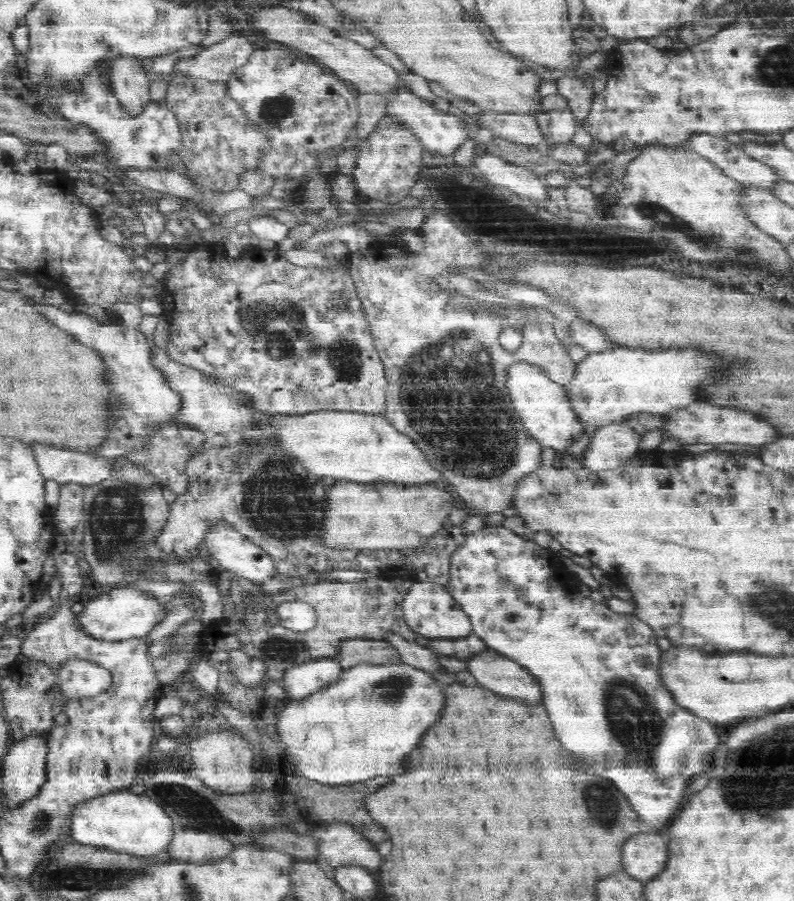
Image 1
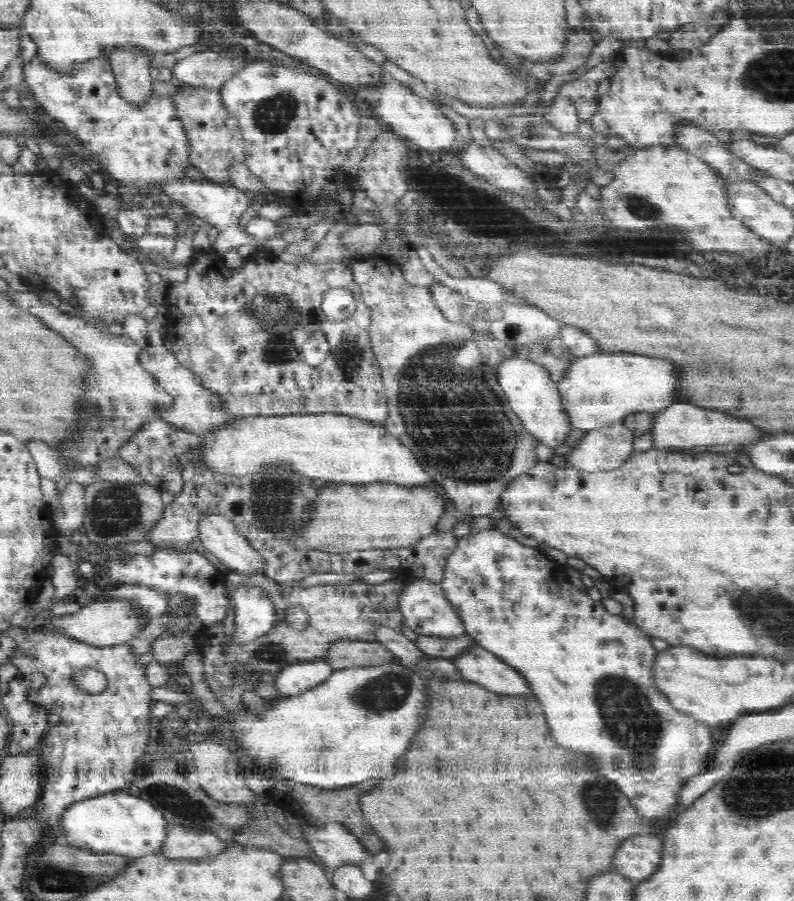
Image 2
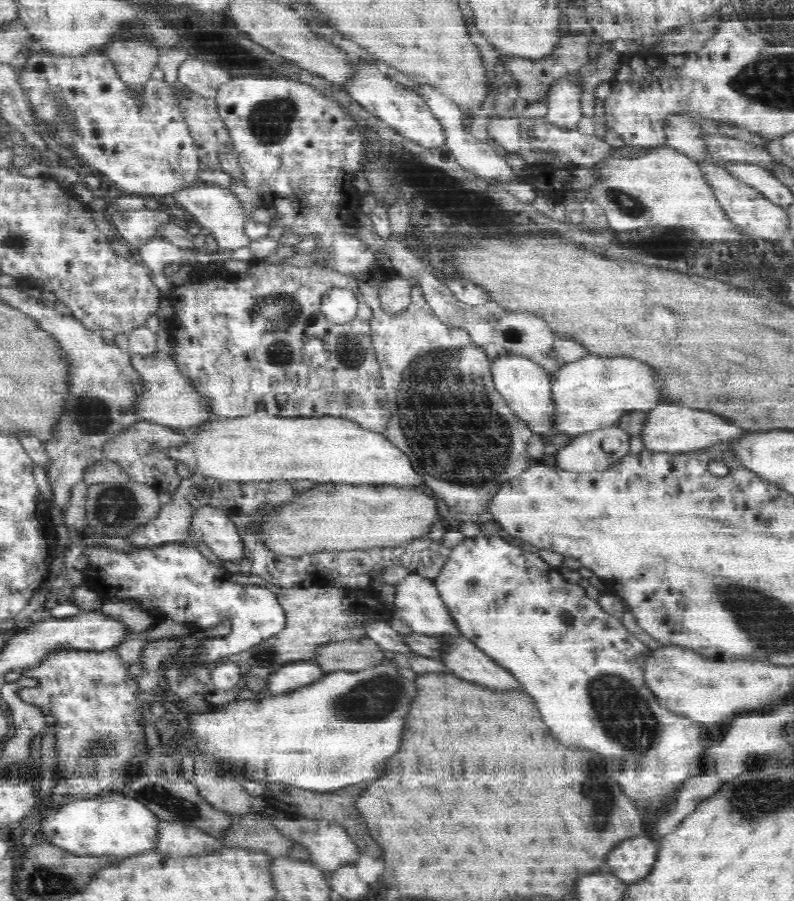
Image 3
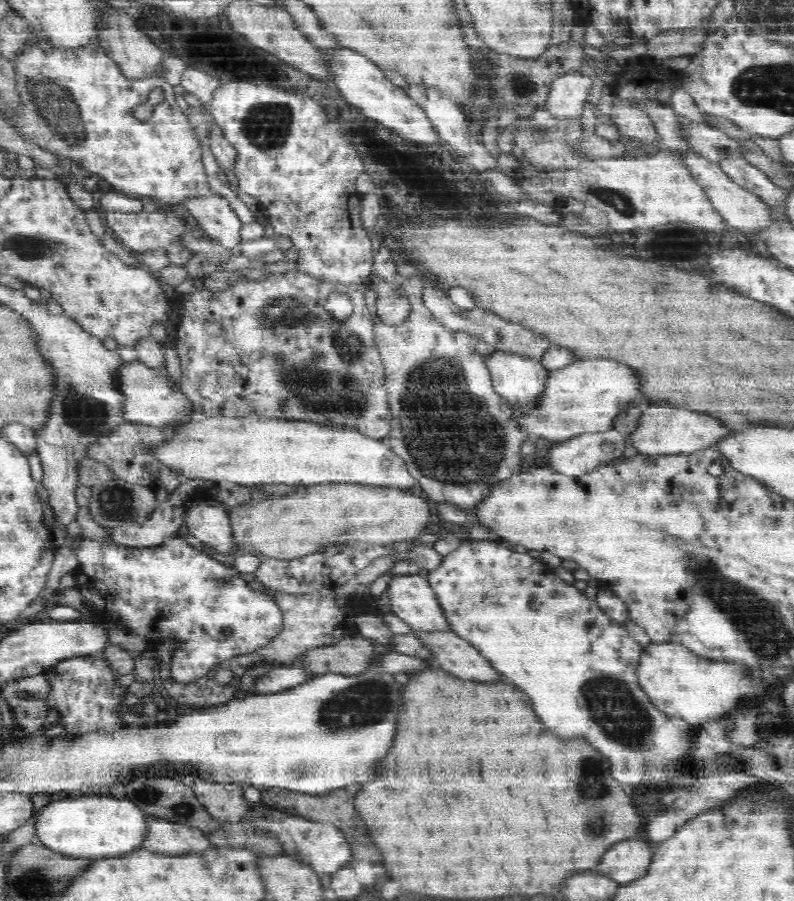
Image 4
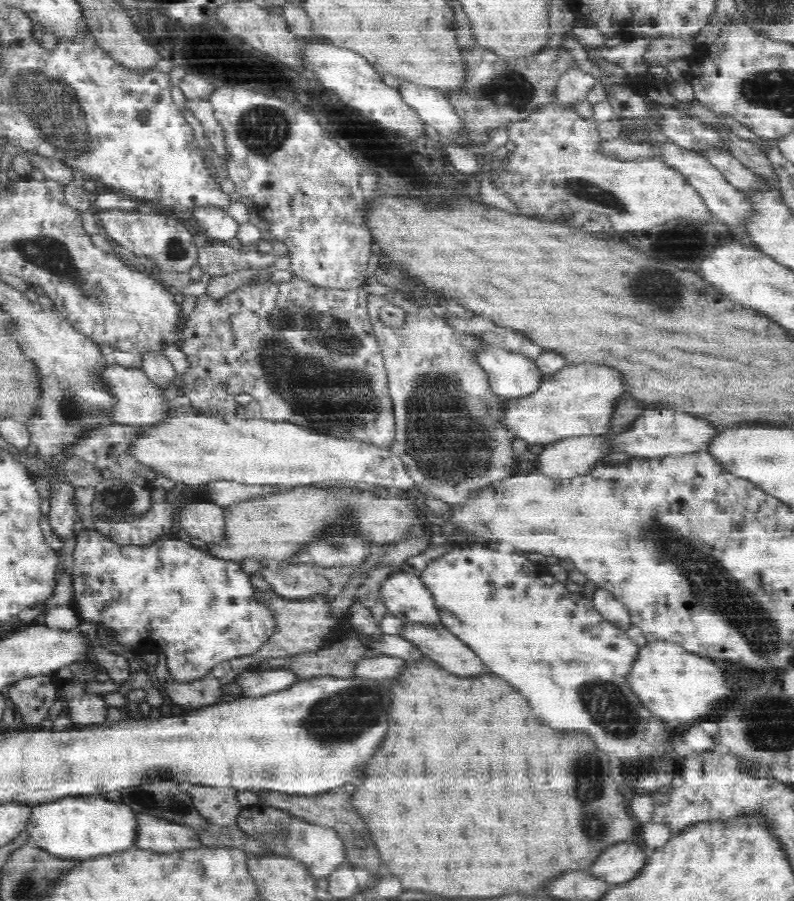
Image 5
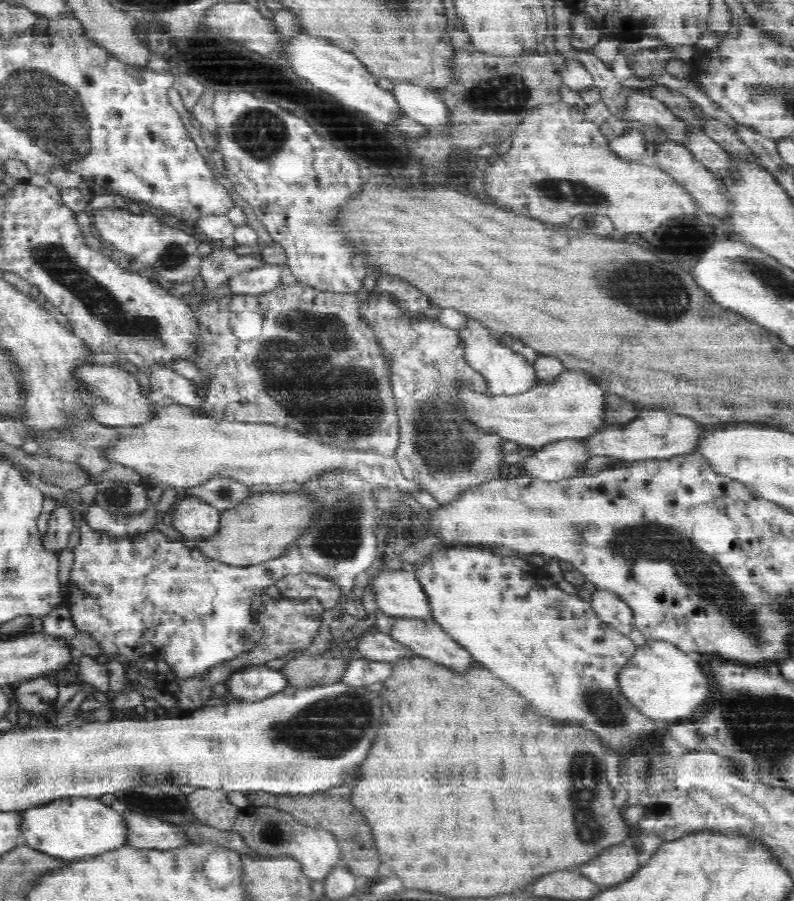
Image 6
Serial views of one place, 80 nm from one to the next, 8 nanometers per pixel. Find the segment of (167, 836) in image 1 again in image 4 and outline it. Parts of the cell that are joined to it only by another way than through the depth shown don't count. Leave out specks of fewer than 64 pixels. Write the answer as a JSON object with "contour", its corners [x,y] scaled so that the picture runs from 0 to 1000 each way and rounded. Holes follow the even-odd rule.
{"contour":[[[78,883],[71,891],[60,892],[50,901],[45,912],[45,928],[49,936],[62,939],[86,950],[126,952],[149,950],[178,945],[189,930],[189,901],[161,886],[146,883]]]}

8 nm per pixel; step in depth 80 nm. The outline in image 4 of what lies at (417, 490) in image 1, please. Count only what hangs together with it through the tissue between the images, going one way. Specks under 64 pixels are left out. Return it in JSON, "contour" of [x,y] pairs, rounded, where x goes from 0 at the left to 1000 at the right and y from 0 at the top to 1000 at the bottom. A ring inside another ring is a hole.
{"contour":[[[408,536],[377,539],[364,549],[348,556],[332,556],[315,560],[312,565],[295,566],[288,570],[295,596],[305,607],[316,606],[345,619],[372,620],[395,615],[408,609],[462,609],[474,605],[495,605],[497,602],[519,600],[533,595],[537,582],[542,579],[542,554],[523,550],[516,543],[499,541]]]}

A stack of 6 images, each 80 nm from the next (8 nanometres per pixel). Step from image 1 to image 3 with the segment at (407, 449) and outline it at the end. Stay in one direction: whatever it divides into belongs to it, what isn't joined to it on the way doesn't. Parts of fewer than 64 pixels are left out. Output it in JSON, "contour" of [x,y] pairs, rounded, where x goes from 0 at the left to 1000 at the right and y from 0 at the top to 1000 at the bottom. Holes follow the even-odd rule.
{"contour":[[[325,456],[315,462],[267,467],[253,473],[248,485],[234,495],[222,496],[215,507],[233,514],[239,524],[300,535],[385,531],[398,537],[516,541],[535,535],[514,505],[484,479],[463,477],[447,466],[423,462],[370,464]]]}

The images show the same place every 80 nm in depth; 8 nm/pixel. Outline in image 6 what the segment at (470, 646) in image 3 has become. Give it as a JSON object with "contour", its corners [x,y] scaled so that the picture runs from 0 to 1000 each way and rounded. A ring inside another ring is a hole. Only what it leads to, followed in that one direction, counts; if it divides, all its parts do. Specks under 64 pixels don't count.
{"contour":[[[496,686],[490,705],[510,714],[529,728],[547,730],[547,735],[562,739],[569,746],[584,748],[597,741],[597,728],[584,719],[577,717],[574,710],[559,701],[555,693],[549,689],[523,689]],[[569,728],[569,730],[567,730]],[[579,728],[579,733],[577,733]]]}

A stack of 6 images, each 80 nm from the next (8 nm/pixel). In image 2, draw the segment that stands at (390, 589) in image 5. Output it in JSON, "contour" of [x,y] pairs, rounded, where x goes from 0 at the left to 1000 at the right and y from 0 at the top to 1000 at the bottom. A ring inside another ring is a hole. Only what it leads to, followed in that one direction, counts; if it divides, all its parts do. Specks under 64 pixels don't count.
{"contour":[[[514,643],[510,657],[503,668],[510,691],[526,705],[534,707],[577,708],[587,705],[587,694],[577,675],[565,667],[554,647],[549,648],[531,643]]]}

